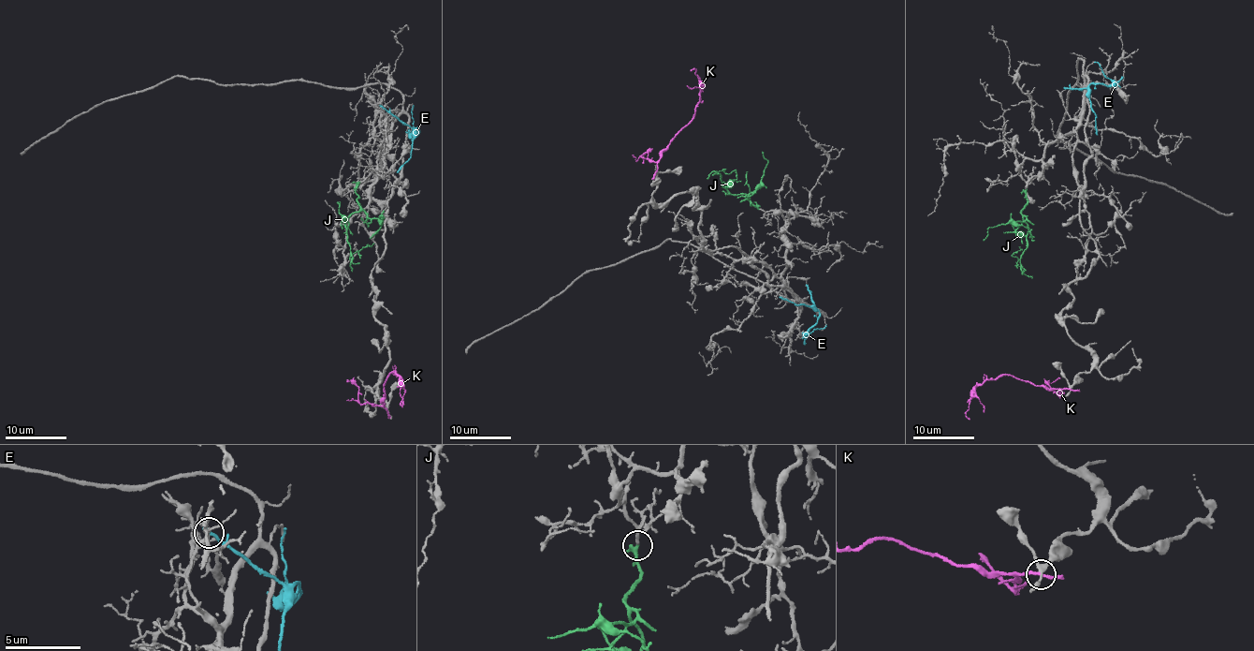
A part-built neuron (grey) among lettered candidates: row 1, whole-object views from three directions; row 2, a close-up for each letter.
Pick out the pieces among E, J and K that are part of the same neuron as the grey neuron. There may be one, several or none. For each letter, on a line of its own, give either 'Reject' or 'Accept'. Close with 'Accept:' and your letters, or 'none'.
E: Reject
J: Accept
K: Reject
Accept: J

